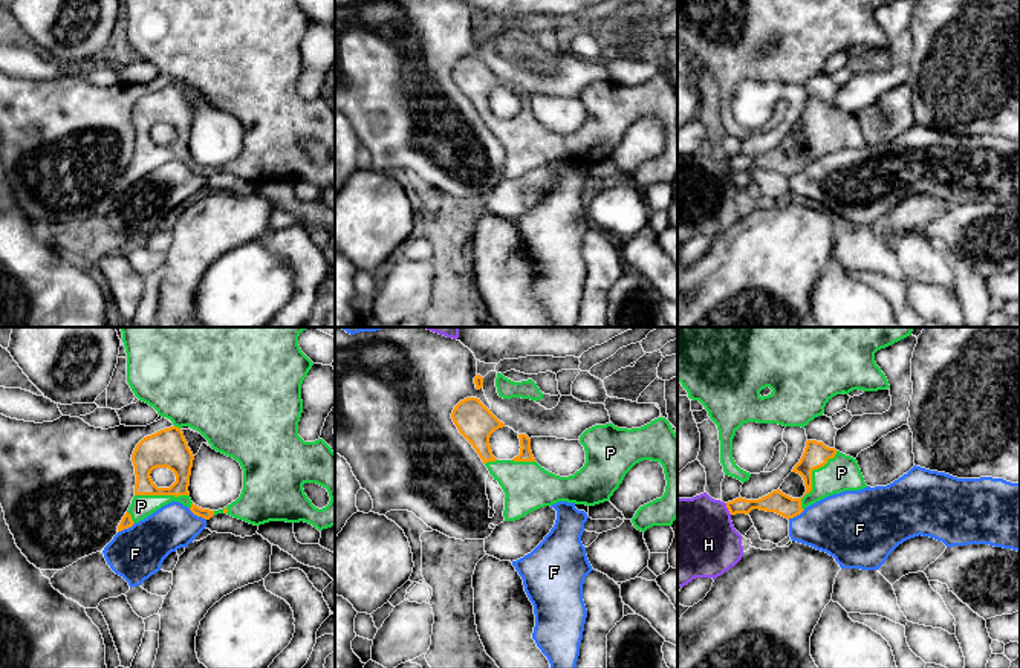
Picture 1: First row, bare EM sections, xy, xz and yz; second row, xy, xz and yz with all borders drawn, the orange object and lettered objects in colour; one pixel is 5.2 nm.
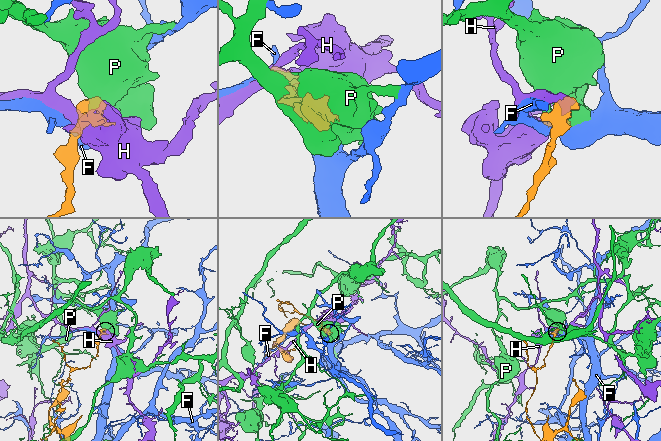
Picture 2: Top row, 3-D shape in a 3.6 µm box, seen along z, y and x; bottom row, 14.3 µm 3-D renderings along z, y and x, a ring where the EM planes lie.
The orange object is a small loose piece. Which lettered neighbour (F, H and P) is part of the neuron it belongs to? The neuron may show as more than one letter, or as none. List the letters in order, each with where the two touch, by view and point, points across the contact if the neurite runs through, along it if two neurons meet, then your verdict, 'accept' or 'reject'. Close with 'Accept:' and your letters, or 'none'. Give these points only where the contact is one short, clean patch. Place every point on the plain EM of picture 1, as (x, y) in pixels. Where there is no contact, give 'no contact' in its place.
F: meets orange in xy at (198, 173); reject
H: meets orange in yz at (728, 167); border along yz (725, 161), (731, 171); reject
P: meets orange in yz at (811, 135); accept
Accept: P

